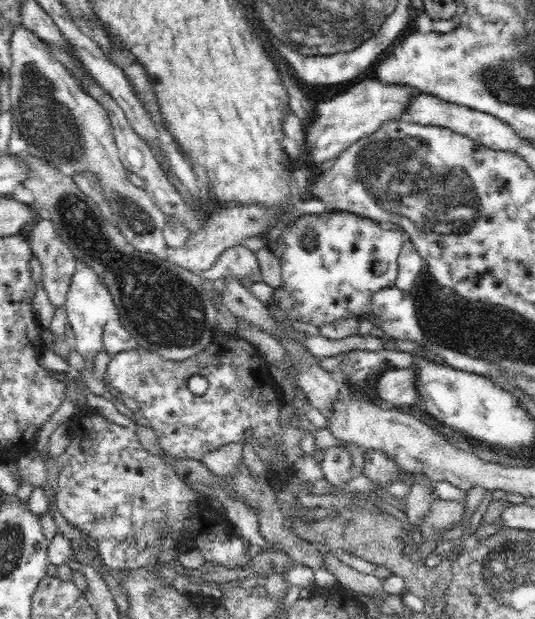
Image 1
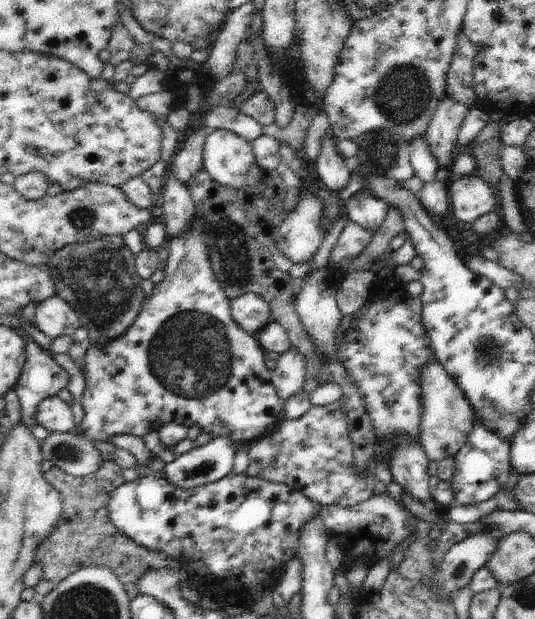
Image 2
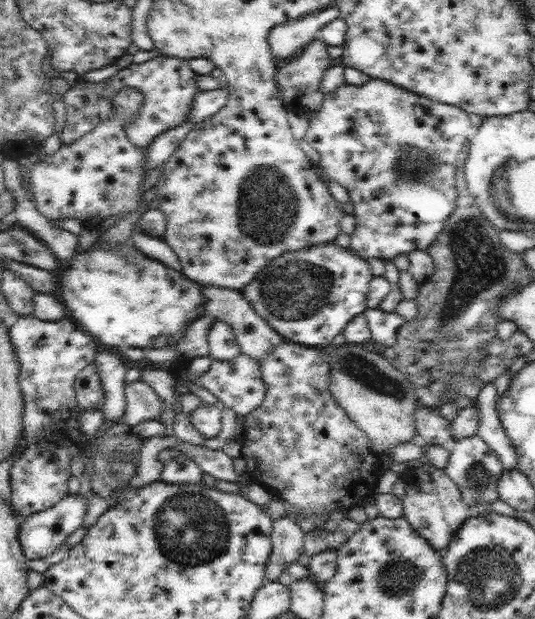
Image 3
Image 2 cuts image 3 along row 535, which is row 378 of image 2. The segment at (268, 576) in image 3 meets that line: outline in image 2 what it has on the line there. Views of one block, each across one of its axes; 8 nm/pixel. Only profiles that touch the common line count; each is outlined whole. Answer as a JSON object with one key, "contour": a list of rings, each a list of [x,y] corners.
{"contour":[[[289,348],[277,358],[275,370],[271,370],[271,384],[277,396],[285,402],[305,384],[305,356],[297,348]]]}

